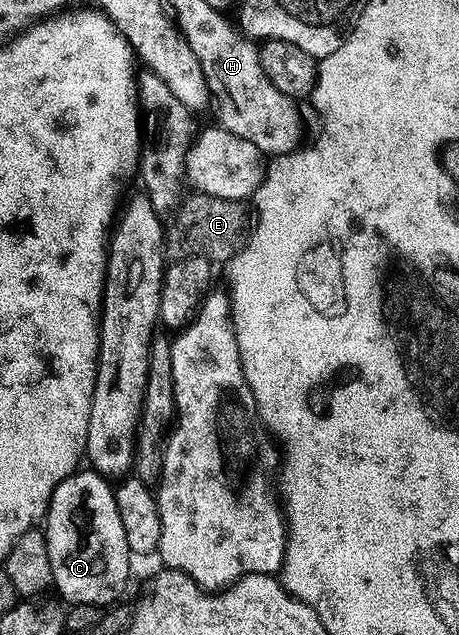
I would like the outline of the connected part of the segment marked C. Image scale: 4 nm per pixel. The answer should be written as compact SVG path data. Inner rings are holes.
M79 469L56 485L46 511L44 532L54 574L53 586L72 605L113 604L130 579L132 556L116 509L114 487L106 483L109 482L97 471Z

